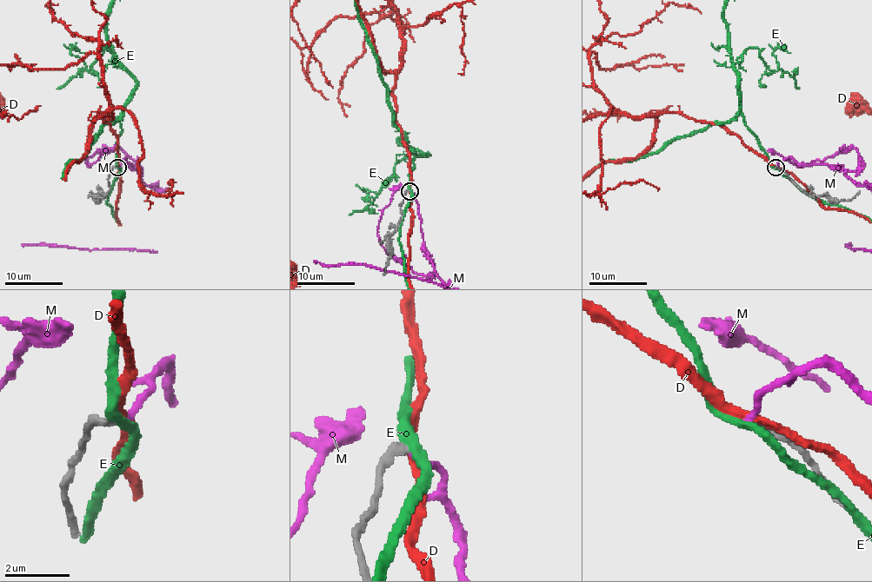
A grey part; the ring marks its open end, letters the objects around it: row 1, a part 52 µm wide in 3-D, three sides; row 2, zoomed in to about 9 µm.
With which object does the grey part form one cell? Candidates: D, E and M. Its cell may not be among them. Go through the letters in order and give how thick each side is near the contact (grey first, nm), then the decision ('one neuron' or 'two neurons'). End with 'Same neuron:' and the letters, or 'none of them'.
D: calibres 260 and 320 nm; two neurons
E: calibres 280 and 280 nm; two neurons
M: calibres 280 and 200 nm; one neuron
Same neuron: M

